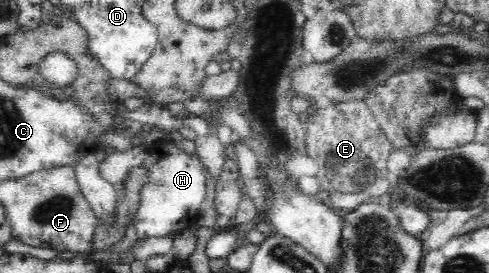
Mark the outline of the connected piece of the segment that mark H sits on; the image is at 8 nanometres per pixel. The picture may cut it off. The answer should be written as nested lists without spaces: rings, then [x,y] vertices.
[[[167,135],[164,140],[156,140],[146,145],[147,159],[140,167],[146,167],[148,175],[140,186],[140,201],[133,217],[136,233],[140,238],[176,235],[194,226],[202,203],[206,199],[206,173],[196,154],[186,153],[176,143],[175,135]]]

